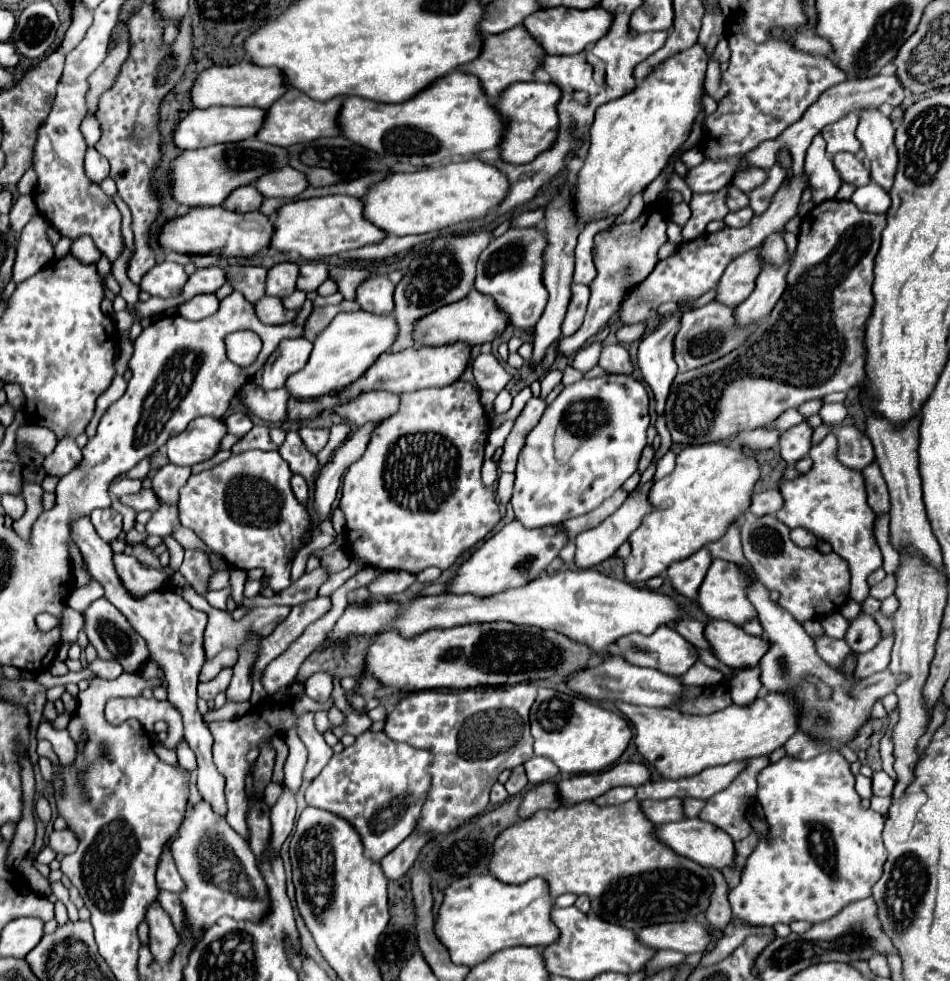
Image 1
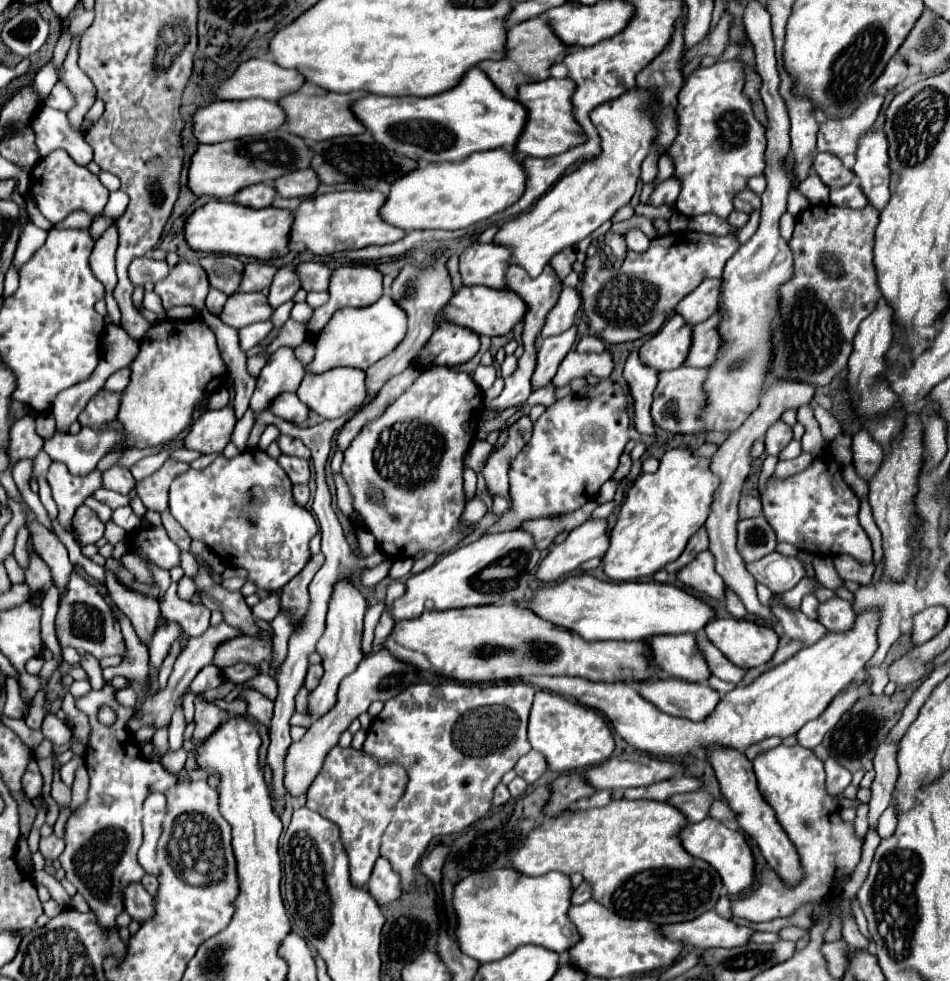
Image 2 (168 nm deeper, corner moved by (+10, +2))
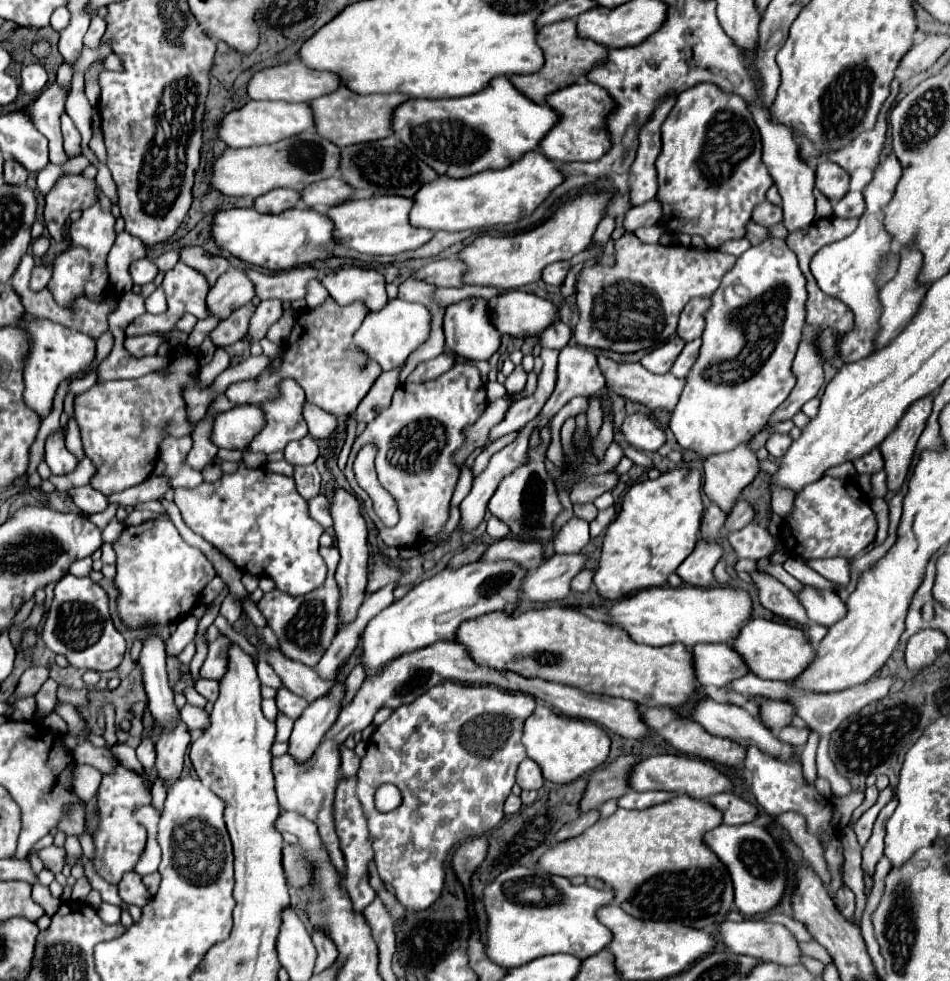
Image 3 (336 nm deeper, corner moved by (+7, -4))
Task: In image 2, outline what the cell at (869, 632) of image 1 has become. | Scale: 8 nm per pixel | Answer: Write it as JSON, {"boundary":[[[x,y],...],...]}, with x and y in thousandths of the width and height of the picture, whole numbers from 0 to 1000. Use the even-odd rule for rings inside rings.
{"boundary":[[[878,609],[869,615],[863,615],[861,627],[863,627],[861,633],[872,643],[893,643],[895,639],[899,639],[899,631],[901,631],[897,617],[884,609]]]}

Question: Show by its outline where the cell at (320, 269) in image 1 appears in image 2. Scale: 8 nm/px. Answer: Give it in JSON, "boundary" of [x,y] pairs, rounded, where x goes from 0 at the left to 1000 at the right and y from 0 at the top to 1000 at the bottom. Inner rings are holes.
{"boundary":[[[295,272],[293,278],[288,280],[288,286],[284,291],[284,301],[282,301],[282,309],[291,315],[297,309],[305,307],[312,297],[314,297],[314,284],[309,280],[309,272]]]}

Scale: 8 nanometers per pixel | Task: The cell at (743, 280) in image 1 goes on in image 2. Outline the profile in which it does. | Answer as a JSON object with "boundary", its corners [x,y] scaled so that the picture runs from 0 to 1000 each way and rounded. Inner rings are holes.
{"boundary":[[[741,284],[726,301],[722,301],[712,317],[722,325],[722,329],[739,329],[756,315],[756,301],[760,297],[760,284]]]}

